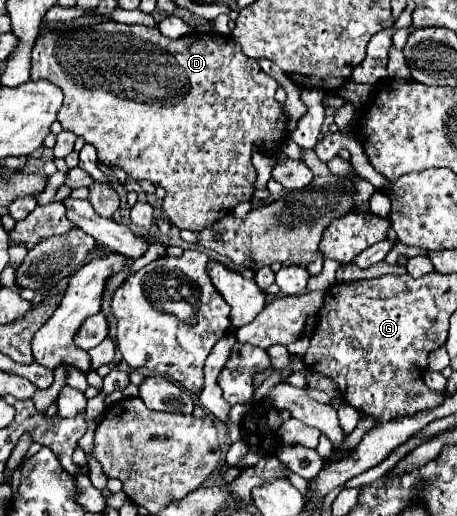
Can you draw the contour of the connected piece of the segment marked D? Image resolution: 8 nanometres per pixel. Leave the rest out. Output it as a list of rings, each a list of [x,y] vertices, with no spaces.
[[[102,22],[92,28],[78,28],[68,32],[46,32],[44,36],[36,38],[32,48],[32,80],[50,80],[52,84],[60,86],[64,92],[64,106],[58,112],[58,120],[66,130],[72,130],[76,136],[82,136],[88,144],[96,146],[98,160],[102,164],[114,164],[128,172],[134,180],[150,180],[152,184],[160,184],[166,190],[166,198],[162,202],[162,214],[180,230],[204,230],[206,226],[222,220],[238,202],[250,200],[254,192],[256,168],[252,166],[252,152],[260,150],[272,156],[278,156],[282,146],[288,142],[288,128],[286,128],[286,112],[284,104],[276,102],[274,94],[278,82],[268,76],[264,70],[258,68],[256,60],[242,54],[240,46],[230,36],[220,36],[216,32],[192,32],[178,40],[170,40],[160,34],[158,28],[138,26],[138,24],[118,24],[118,22]]]

